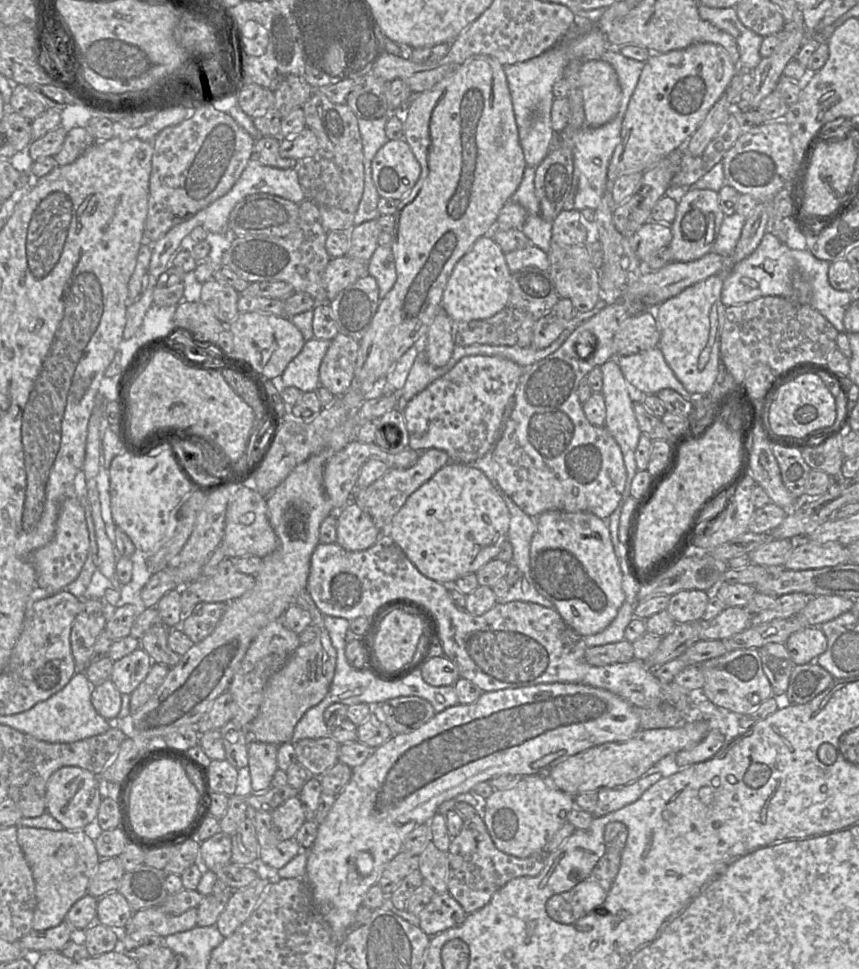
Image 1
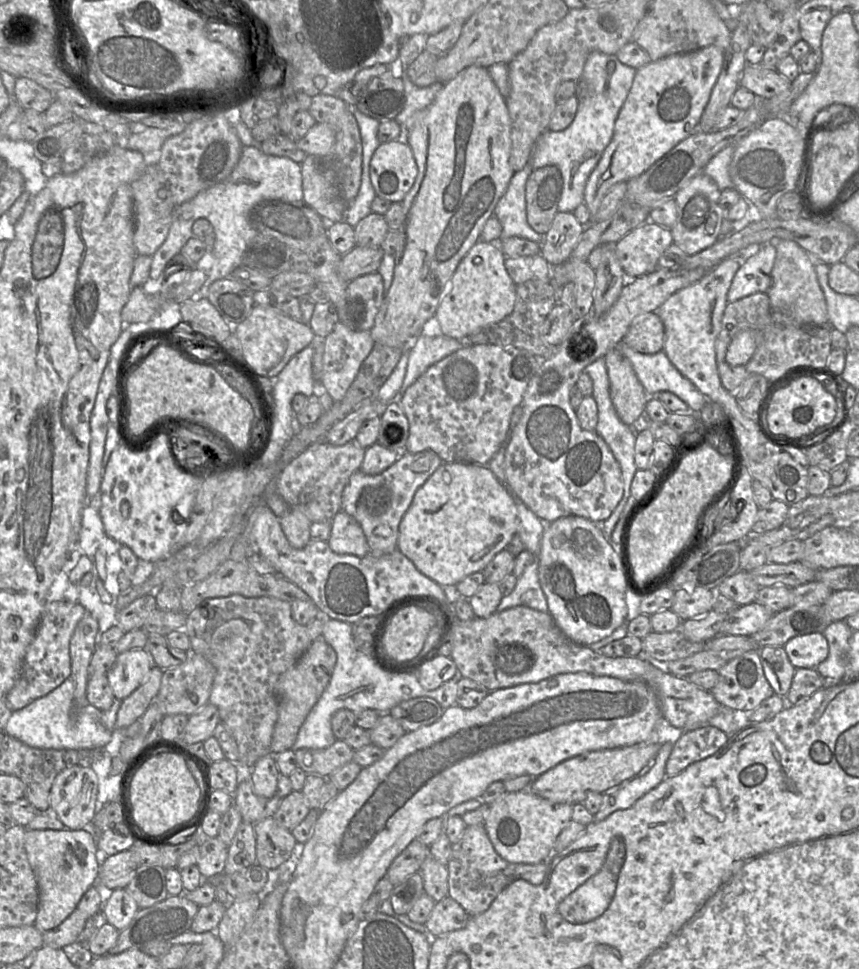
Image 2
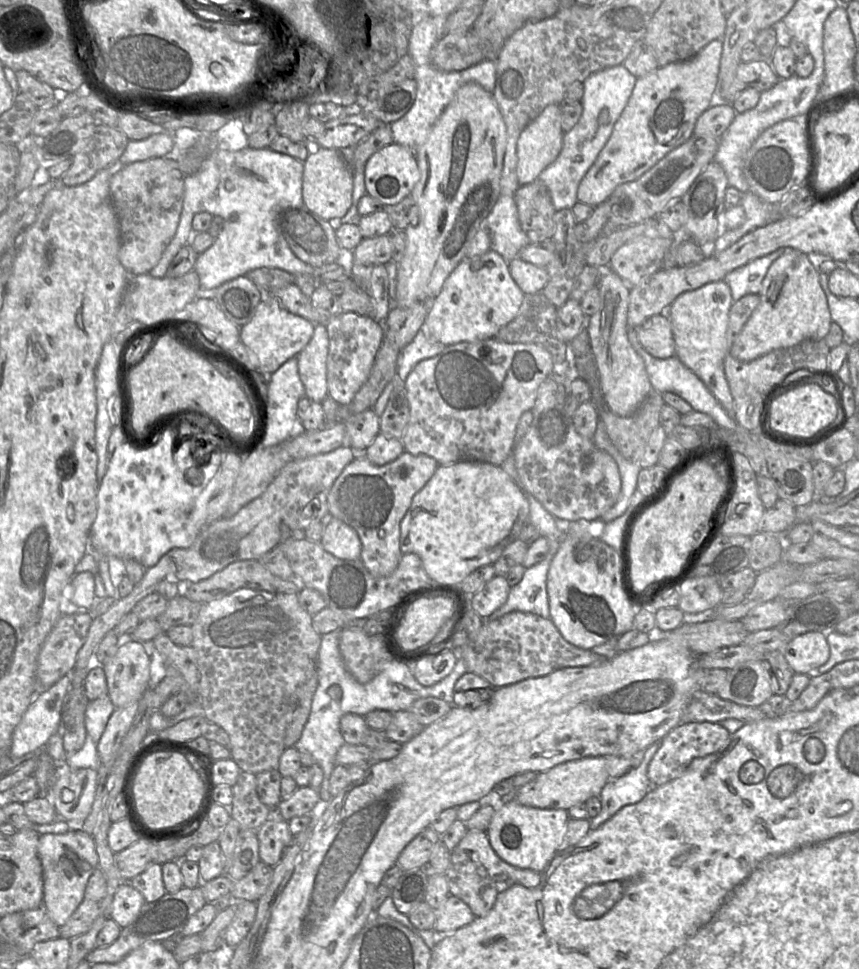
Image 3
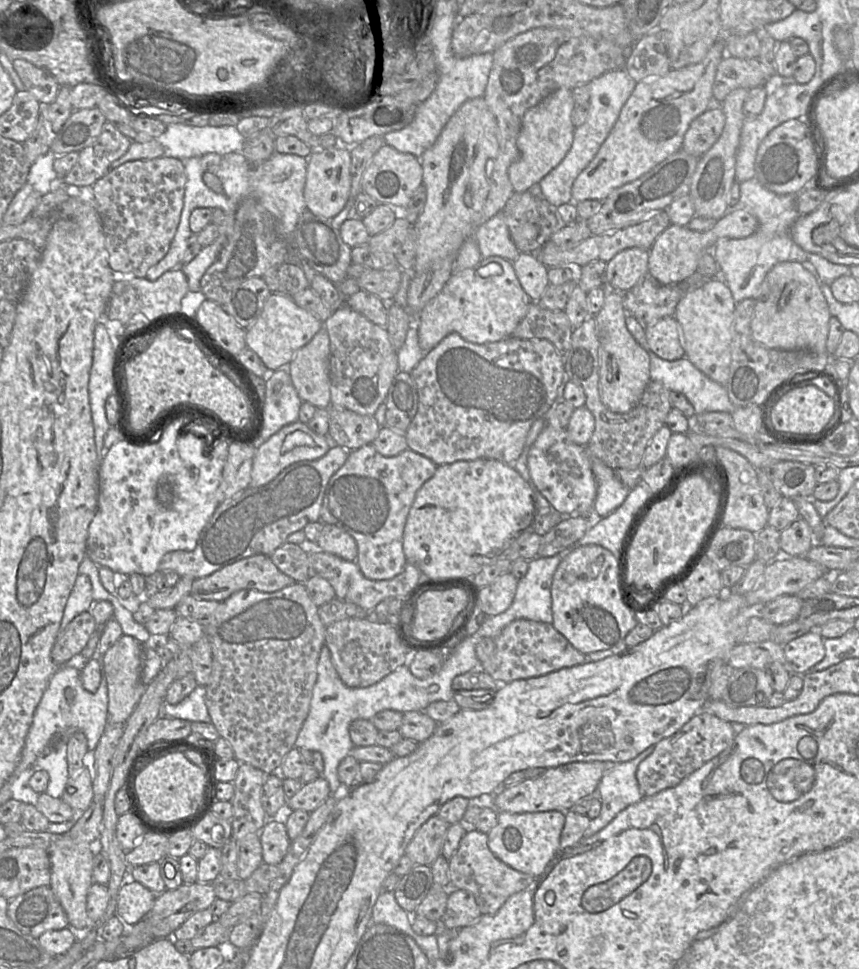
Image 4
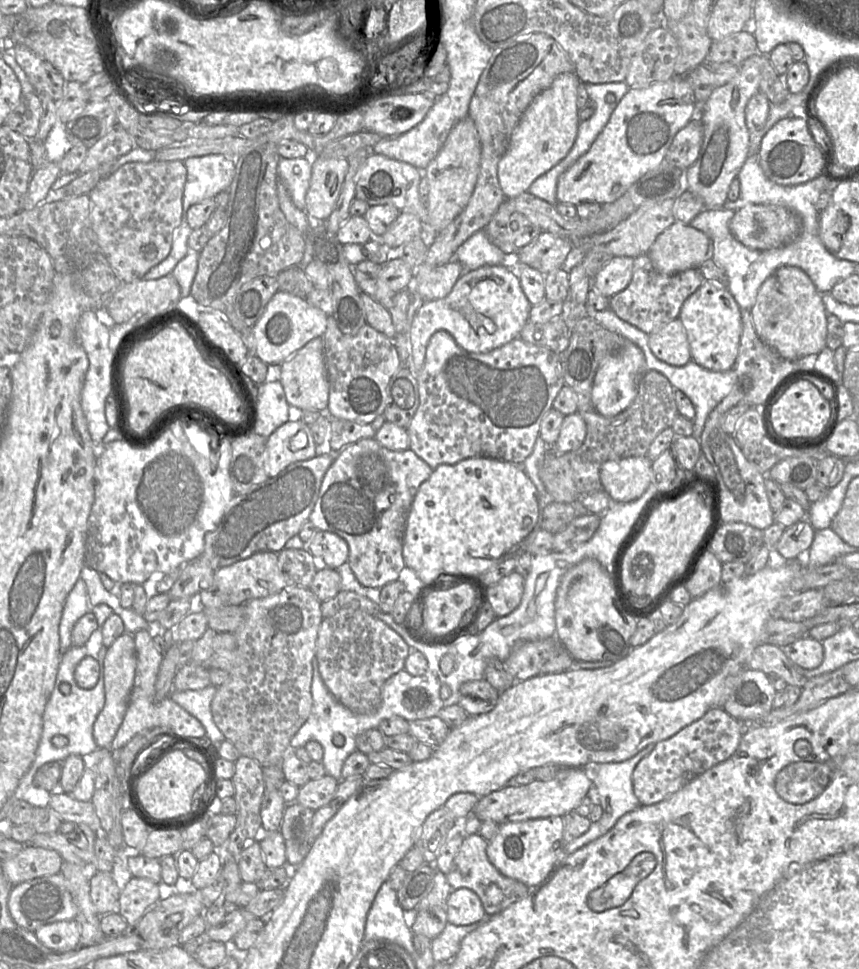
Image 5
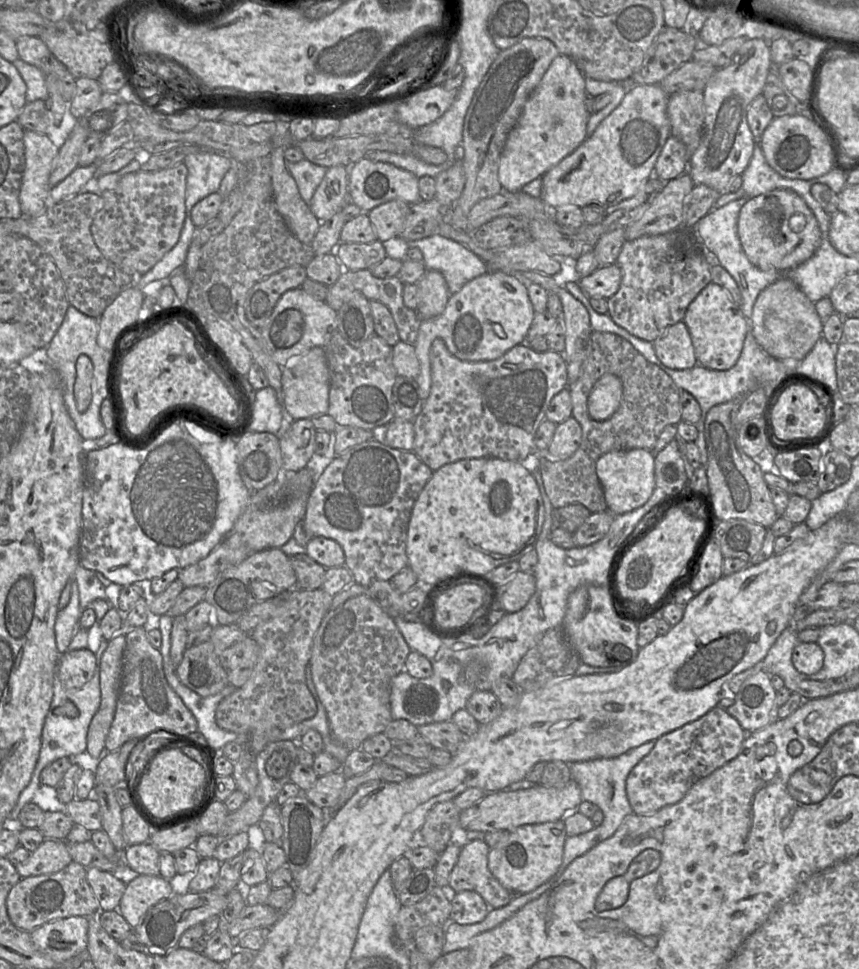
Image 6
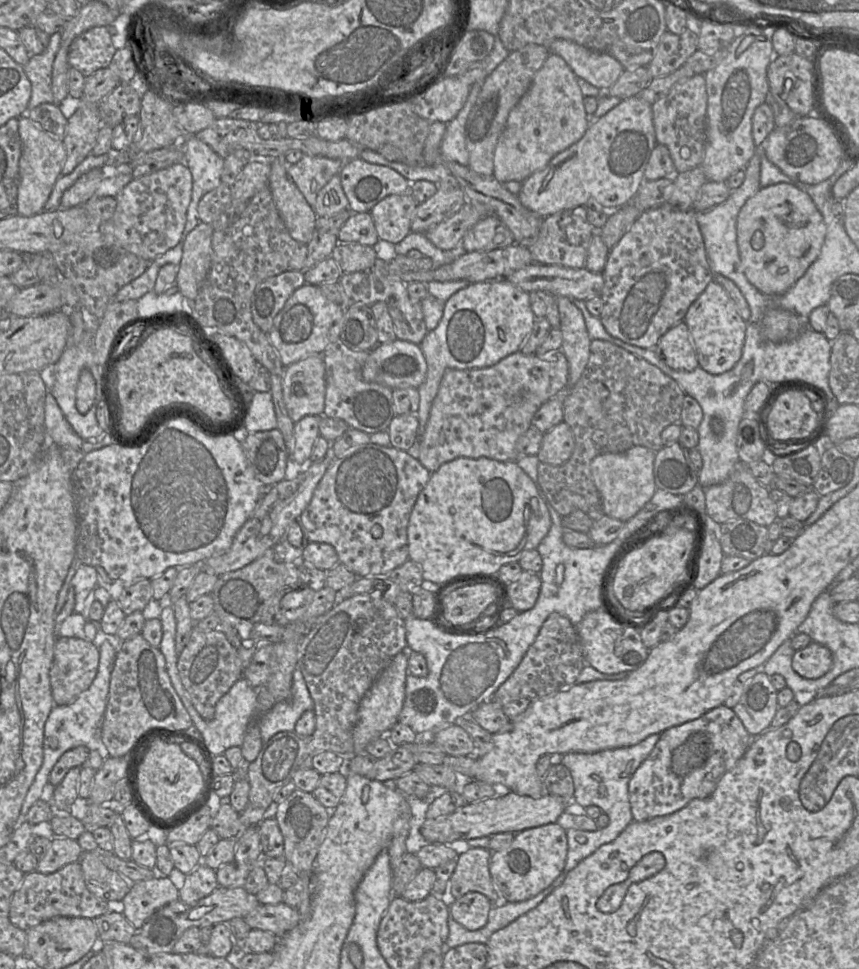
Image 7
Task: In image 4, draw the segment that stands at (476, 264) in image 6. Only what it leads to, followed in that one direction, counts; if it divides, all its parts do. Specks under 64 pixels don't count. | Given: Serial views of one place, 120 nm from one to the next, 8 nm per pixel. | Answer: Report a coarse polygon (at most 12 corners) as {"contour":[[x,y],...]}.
{"contour":[[502,212],[473,235],[482,258],[512,264],[520,251]]}

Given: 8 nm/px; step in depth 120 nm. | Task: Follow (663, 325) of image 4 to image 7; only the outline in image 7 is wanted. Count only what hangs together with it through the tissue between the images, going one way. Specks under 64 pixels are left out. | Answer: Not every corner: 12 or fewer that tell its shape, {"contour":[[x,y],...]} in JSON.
{"contour":[[684,321],[653,350],[673,370],[699,366]]}

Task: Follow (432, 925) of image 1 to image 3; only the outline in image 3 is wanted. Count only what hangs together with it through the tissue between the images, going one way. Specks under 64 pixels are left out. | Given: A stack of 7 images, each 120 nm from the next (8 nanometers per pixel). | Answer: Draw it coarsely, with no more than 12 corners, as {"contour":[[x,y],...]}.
{"contour":[[449,895],[436,910],[434,930],[452,933],[475,919],[470,907]]}

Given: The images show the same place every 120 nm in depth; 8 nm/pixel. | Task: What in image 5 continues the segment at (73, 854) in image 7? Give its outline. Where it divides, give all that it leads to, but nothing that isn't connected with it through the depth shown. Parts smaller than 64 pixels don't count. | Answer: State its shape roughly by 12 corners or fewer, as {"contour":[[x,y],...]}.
{"contour":[[25,845],[2,860],[12,885],[60,872],[52,849]]}

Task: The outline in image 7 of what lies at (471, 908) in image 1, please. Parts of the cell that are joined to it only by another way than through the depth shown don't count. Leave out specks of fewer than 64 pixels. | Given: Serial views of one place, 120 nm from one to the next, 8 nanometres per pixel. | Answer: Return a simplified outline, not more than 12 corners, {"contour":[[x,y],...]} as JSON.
{"contour":[[489,849],[460,850],[450,879],[453,898],[480,892],[500,902]]}

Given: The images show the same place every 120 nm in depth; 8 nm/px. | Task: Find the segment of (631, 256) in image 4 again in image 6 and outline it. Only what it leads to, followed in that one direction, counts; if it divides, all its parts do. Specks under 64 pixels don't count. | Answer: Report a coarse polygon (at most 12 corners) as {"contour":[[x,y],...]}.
{"contour":[[616,263],[578,279],[588,297],[608,299],[620,287]]}

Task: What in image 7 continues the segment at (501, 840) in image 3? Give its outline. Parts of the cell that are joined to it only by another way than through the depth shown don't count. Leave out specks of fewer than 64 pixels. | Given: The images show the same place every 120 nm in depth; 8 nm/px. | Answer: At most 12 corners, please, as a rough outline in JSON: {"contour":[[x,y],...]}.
{"contour":[[557,822],[516,833],[491,854],[500,902],[525,901],[562,872]]}

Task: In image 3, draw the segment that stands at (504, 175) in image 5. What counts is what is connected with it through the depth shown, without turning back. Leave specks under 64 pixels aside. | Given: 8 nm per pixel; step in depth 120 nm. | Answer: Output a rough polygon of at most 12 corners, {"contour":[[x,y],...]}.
{"contour":[[560,104],[547,106],[517,141],[520,185],[558,157]]}

